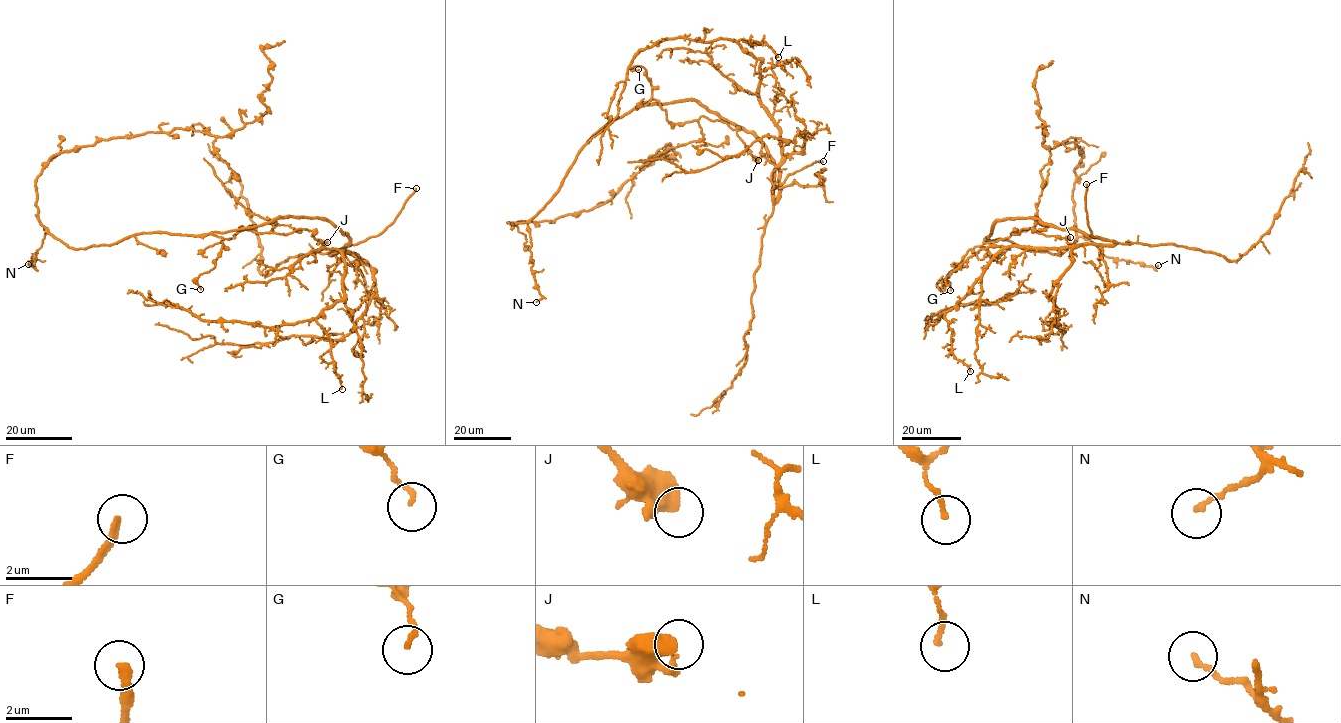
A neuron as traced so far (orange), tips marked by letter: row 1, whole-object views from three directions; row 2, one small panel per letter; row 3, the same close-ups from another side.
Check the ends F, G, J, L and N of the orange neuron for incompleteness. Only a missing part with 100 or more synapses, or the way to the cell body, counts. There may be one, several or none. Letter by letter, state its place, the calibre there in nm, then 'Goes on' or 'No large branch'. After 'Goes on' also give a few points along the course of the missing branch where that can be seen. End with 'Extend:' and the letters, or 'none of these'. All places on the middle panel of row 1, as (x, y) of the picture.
F: Place: (823, 161). Thickness 240 nm. Goes on
G: Place: (638, 69). Thickness 130 nm. No large branch
J: Place: (758, 160). Thickness 550 nm. No large branch
L: Place: (778, 57). Thickness 150 nm. No large branch
N: Place: (536, 302). Thickness 150 nm. No large branch
Extend: F

